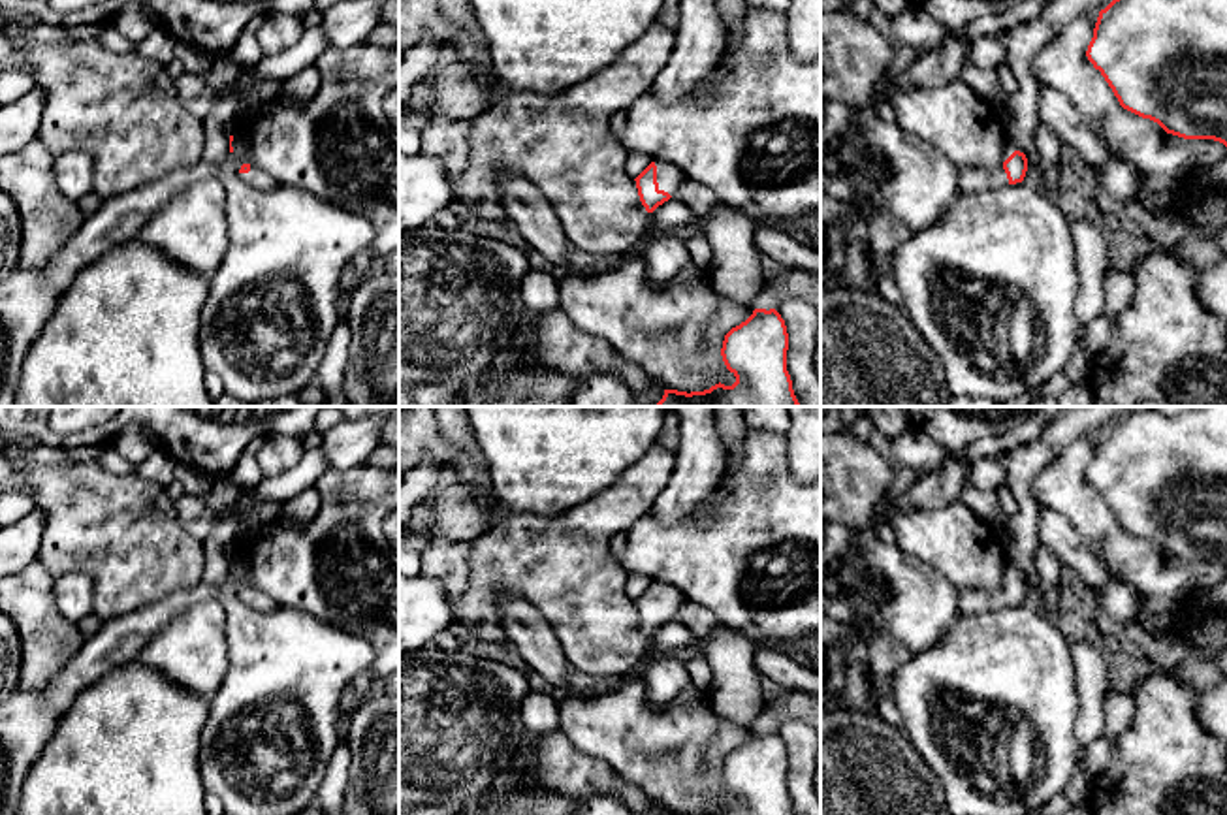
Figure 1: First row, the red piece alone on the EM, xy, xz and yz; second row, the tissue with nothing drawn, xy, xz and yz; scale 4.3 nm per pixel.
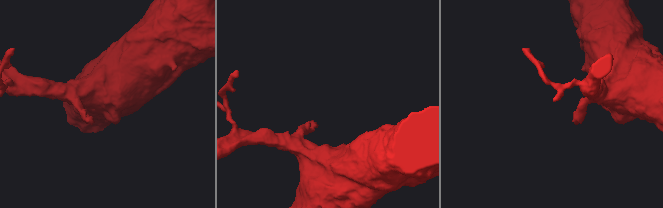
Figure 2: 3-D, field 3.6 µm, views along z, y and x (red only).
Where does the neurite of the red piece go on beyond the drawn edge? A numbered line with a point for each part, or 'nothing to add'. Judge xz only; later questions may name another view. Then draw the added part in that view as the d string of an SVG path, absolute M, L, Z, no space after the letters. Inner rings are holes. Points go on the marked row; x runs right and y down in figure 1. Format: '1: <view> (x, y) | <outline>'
1: xz (669, 175) | M655 160L655 166L657 166L659 190L664 190L674 198L681 181L685 179L683 171L674 164L664 164L657 160Z

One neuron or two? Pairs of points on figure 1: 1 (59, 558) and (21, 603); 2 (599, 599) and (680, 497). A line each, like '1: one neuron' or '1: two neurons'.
1: two neurons
2: two neurons

